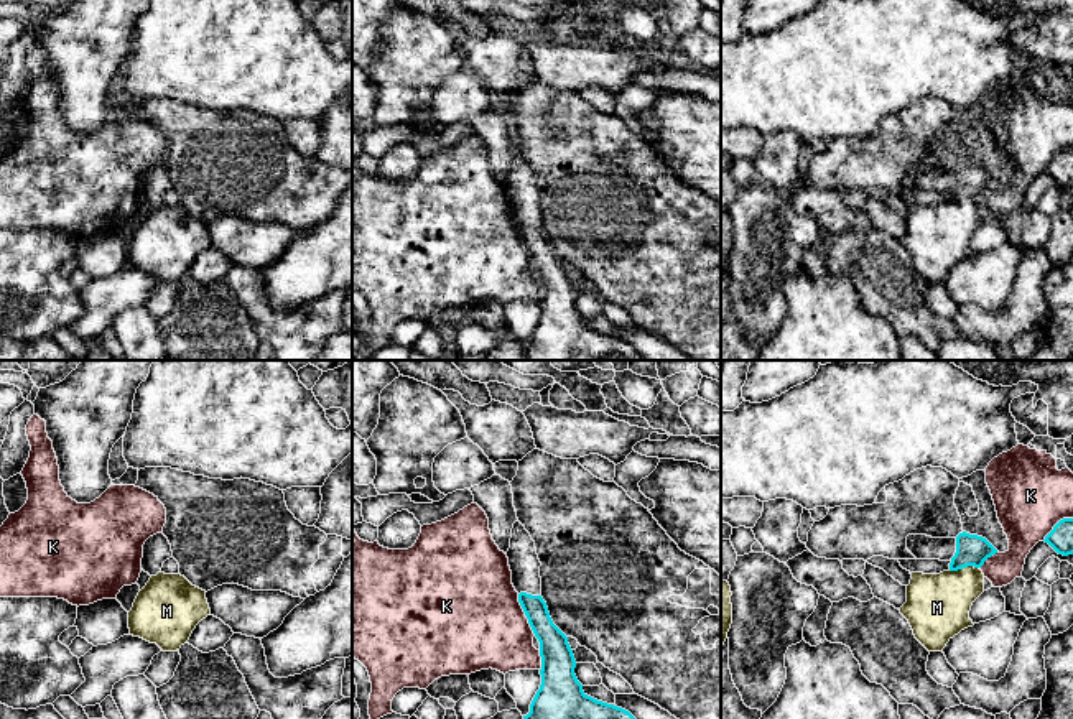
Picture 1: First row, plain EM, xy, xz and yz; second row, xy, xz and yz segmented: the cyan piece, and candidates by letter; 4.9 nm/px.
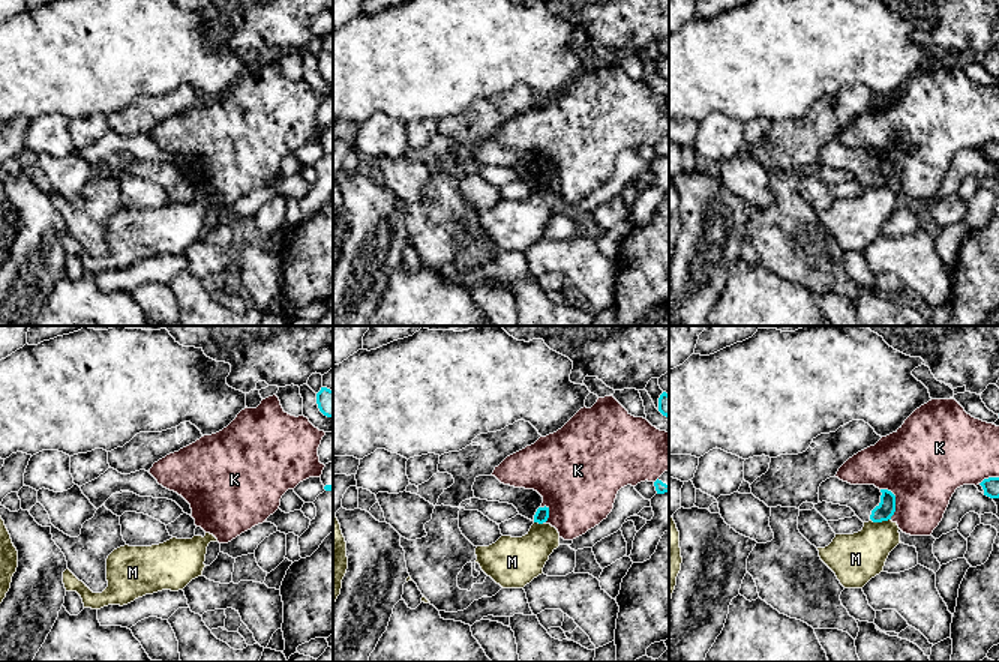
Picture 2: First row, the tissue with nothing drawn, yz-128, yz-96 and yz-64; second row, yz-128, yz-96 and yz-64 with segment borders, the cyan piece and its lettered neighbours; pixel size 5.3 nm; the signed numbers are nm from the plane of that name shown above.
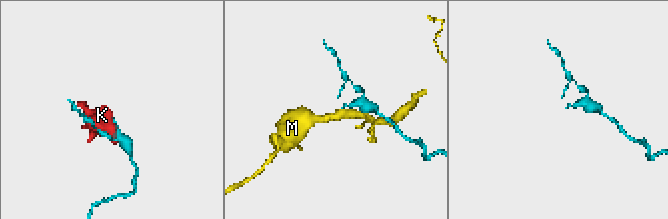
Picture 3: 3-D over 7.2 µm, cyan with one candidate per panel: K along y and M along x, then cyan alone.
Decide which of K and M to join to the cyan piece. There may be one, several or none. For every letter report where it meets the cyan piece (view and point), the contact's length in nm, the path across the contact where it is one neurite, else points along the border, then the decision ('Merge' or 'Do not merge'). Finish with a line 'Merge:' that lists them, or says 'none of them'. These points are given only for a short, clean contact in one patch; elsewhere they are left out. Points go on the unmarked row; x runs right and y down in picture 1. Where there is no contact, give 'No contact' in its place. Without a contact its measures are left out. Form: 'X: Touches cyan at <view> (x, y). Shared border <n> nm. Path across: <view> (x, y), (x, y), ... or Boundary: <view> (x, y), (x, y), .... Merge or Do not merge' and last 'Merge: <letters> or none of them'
K: Touches cyan at xz (525, 245). Shared border 220 nm. Do not merge
M: Touches cyan at yz (963, 198). Shared border 150 nm. Do not merge
Merge: none of them

